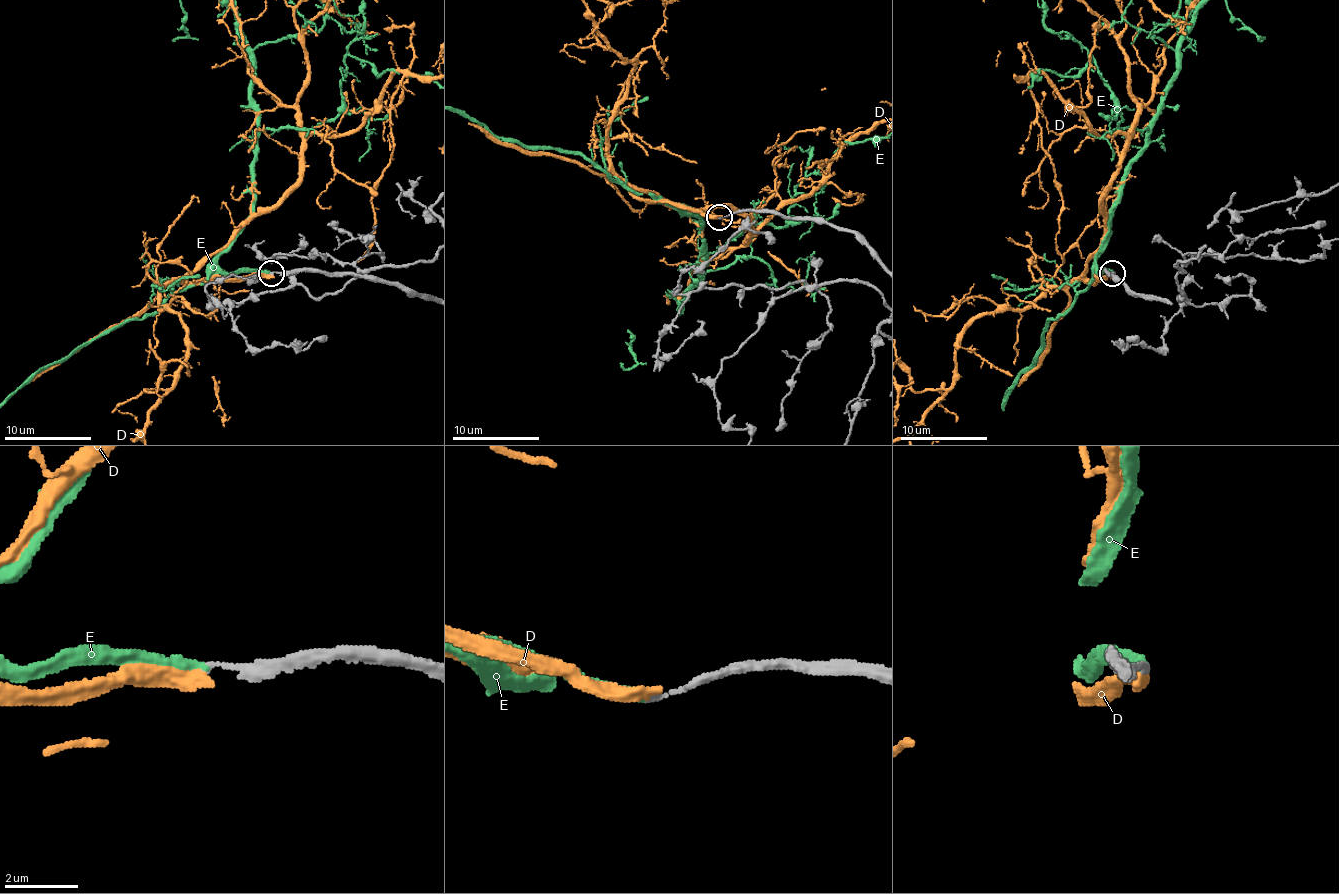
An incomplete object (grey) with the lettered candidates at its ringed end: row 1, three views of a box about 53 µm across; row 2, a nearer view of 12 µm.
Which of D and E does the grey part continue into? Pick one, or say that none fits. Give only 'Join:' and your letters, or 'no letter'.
Join: E

